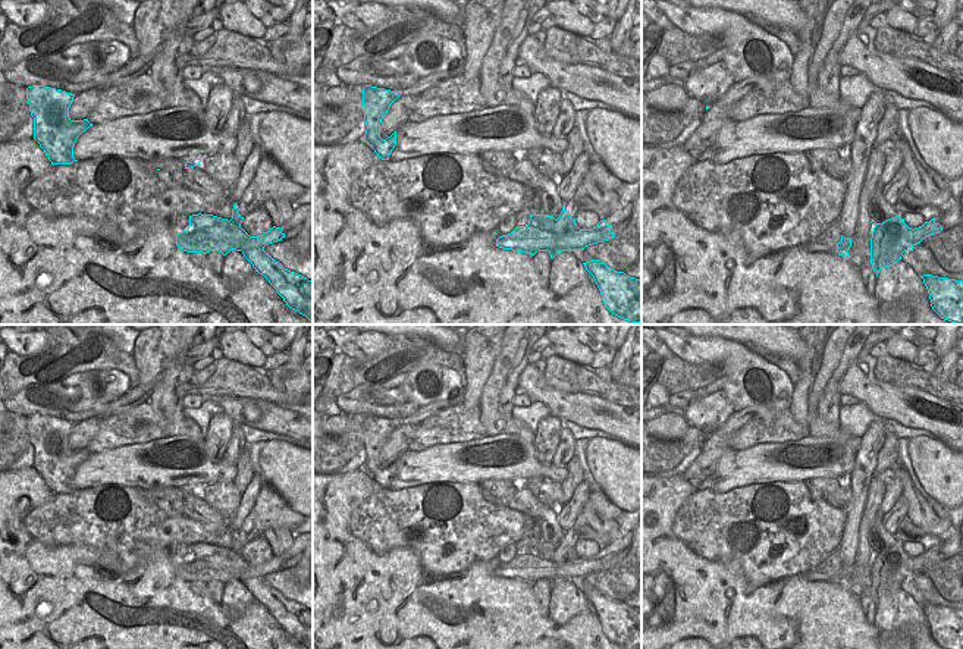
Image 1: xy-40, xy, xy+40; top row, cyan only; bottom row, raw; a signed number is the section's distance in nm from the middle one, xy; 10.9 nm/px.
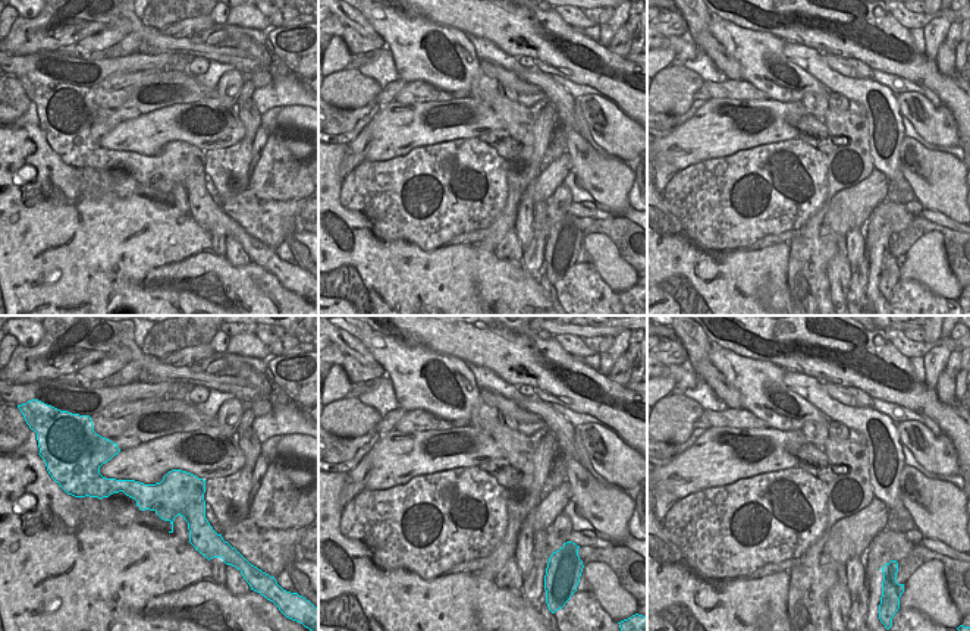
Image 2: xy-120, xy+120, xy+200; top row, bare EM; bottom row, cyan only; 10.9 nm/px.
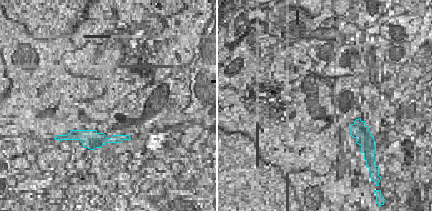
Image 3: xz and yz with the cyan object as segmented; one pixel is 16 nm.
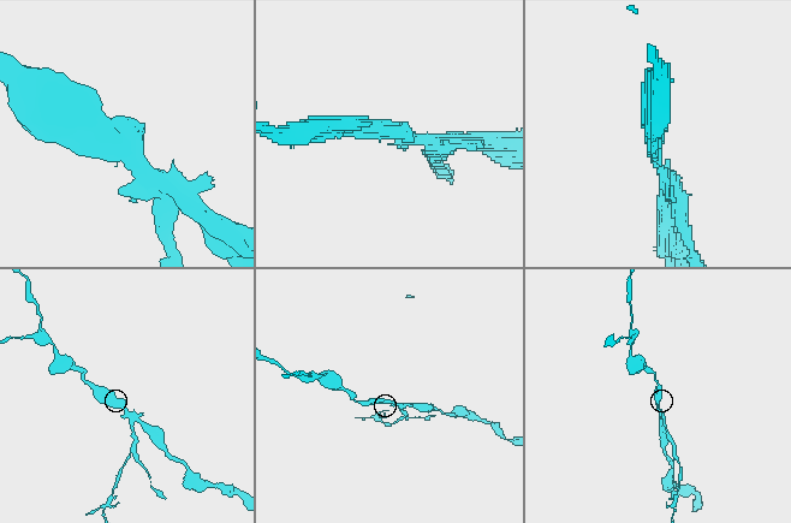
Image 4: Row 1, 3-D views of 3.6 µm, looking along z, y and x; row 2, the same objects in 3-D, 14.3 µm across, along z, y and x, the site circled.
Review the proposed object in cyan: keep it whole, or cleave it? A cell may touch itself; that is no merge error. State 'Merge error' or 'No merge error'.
Merge error

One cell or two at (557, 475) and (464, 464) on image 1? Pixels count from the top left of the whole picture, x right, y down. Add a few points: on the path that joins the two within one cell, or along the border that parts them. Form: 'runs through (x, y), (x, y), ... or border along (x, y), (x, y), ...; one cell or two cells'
runs through (533, 469), (488, 467); one cell

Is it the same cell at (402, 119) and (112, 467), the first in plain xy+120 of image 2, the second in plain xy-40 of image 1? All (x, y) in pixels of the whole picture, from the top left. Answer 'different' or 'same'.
same

